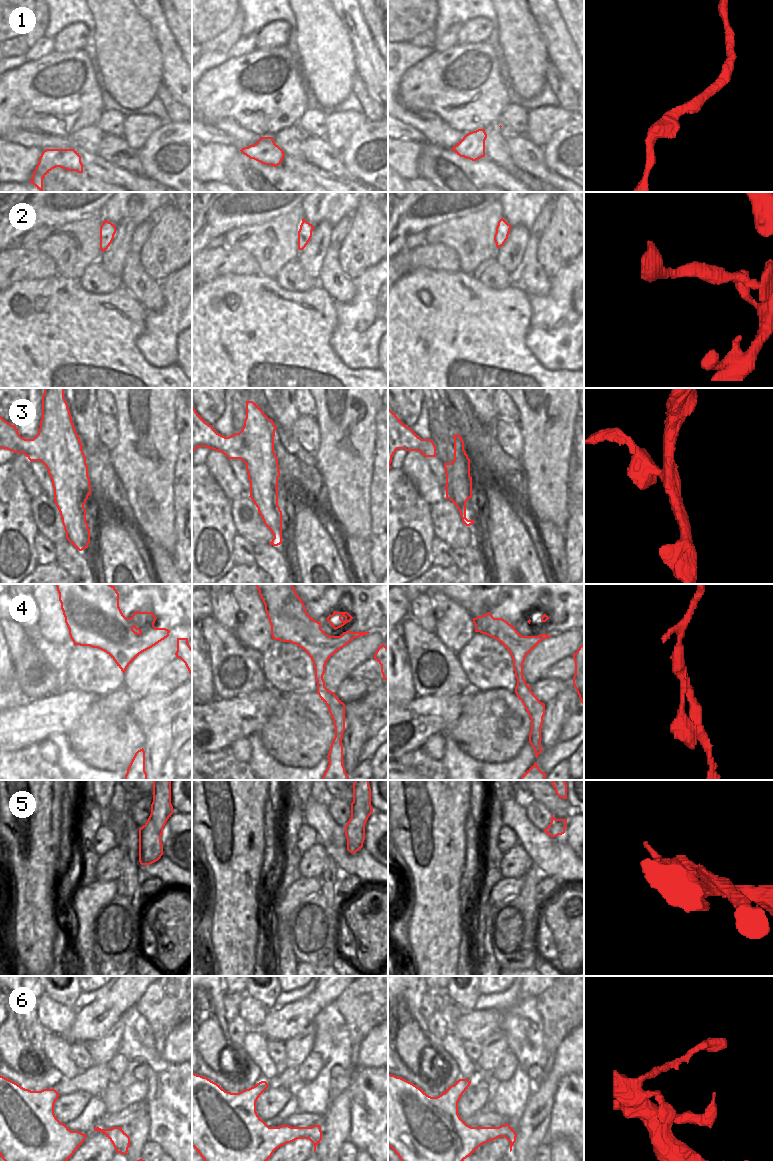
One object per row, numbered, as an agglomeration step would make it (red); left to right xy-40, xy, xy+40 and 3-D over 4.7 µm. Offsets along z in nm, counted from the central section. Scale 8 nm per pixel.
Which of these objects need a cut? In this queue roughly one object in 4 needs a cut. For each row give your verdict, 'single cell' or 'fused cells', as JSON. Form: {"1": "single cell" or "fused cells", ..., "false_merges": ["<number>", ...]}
{"1": "single cell", "2": "single cell", "3": "single cell", "4": "single cell", "5": "fused cells", "6": "fused cells", "false_merges": ["5", "6"]}

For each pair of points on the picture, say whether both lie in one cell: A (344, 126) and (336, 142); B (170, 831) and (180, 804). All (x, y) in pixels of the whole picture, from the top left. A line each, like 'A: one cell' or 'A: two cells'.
A: one cell
B: two cells

